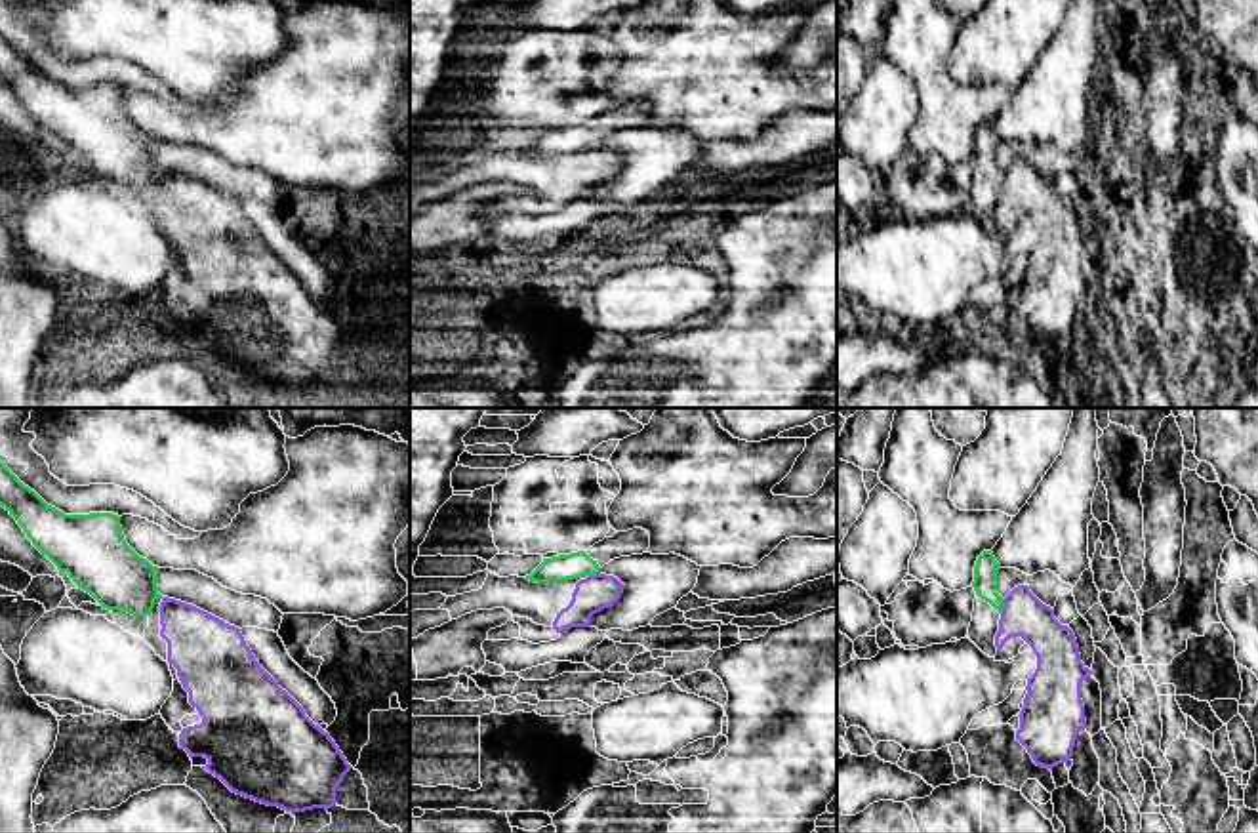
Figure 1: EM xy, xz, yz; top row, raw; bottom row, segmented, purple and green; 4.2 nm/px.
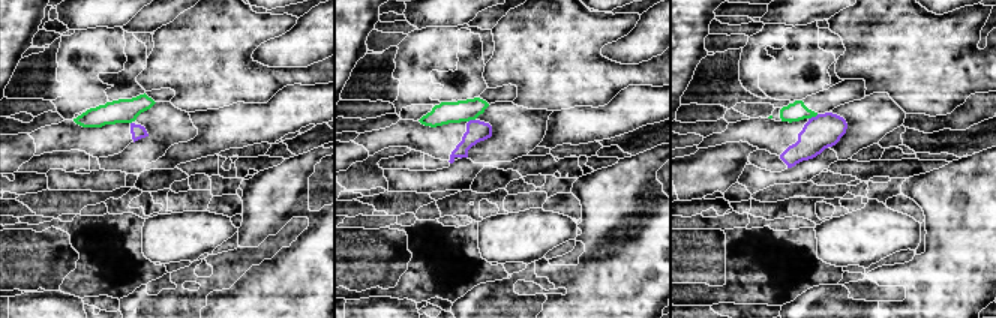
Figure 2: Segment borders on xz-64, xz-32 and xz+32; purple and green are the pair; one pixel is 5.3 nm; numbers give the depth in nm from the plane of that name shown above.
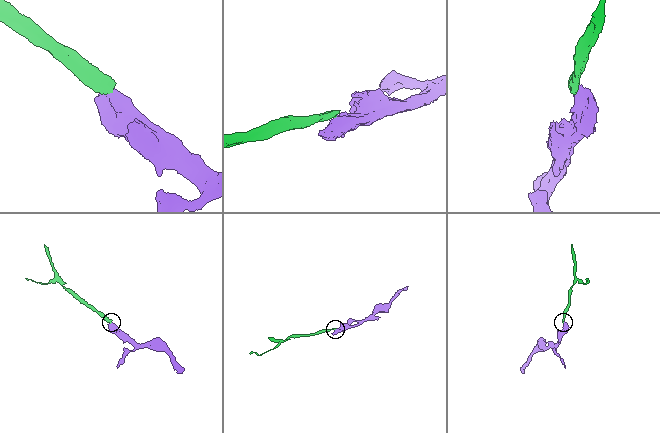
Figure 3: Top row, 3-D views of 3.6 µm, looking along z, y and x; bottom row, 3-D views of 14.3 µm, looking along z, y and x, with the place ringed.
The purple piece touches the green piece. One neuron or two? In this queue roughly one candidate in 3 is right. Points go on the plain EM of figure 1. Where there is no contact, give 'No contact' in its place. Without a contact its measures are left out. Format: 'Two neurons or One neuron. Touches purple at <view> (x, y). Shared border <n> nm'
Two neurons. Touches purple at yz (1003, 180). Shared border 70 nm

